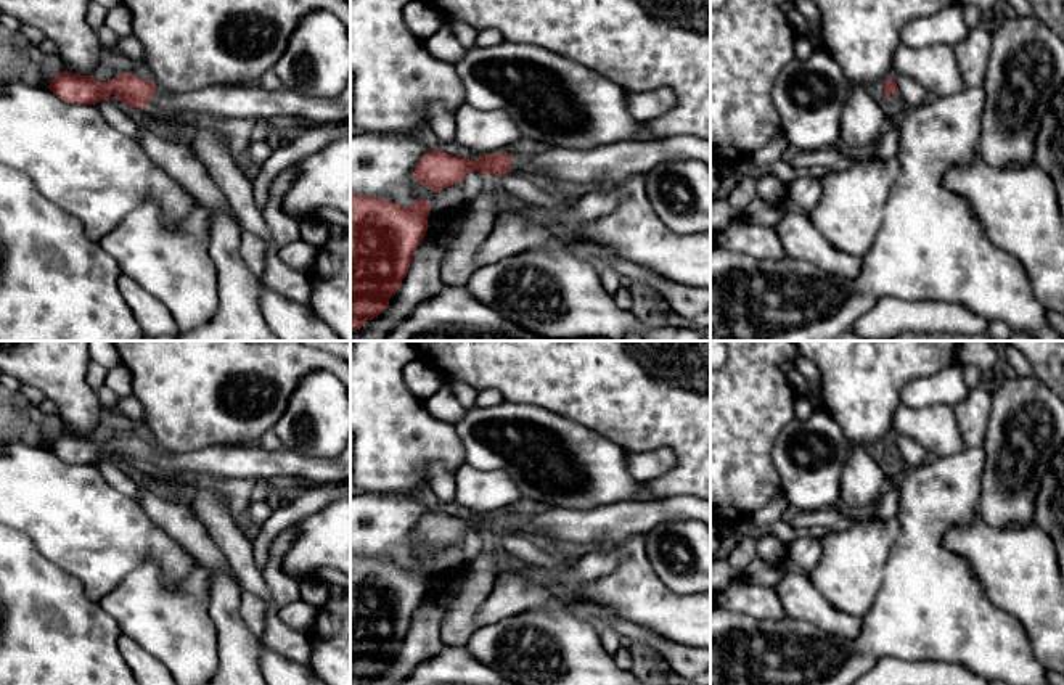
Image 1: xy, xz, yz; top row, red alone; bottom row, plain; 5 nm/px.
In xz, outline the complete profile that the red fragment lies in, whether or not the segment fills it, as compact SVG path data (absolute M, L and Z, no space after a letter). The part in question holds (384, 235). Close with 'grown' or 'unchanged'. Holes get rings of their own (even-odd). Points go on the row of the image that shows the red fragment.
M350 191L350 334L389 306L407 277L415 249L428 232L431 206L416 198L410 207Z; unchanged

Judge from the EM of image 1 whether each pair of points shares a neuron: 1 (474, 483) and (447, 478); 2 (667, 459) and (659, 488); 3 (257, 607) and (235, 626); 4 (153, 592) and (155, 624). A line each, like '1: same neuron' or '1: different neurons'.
1: different neurons
2: different neurons
3: different neurons
4: same neuron

